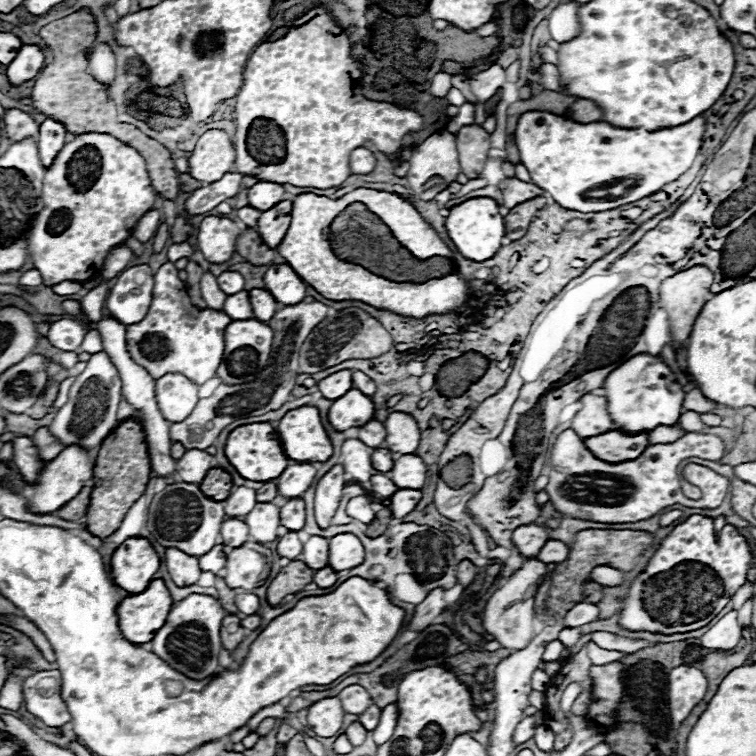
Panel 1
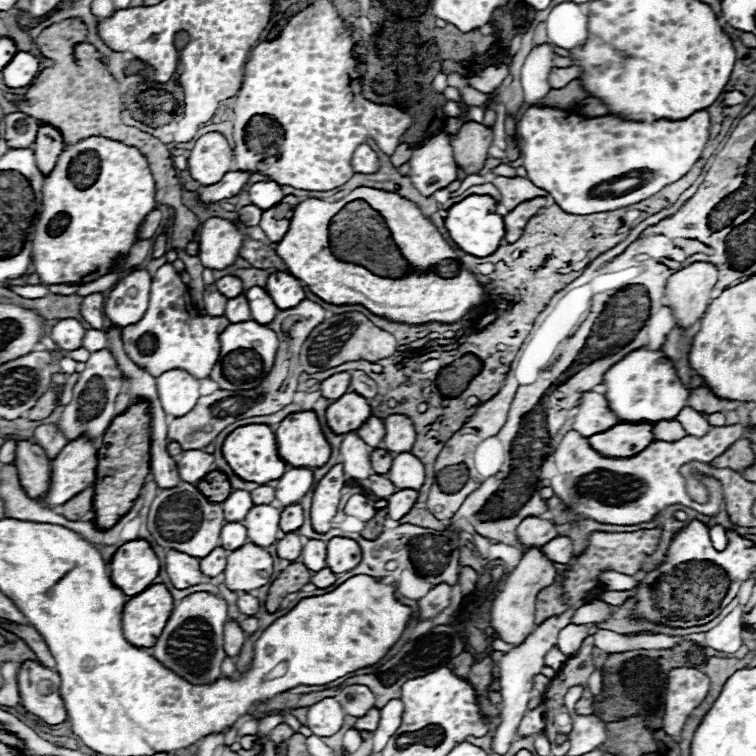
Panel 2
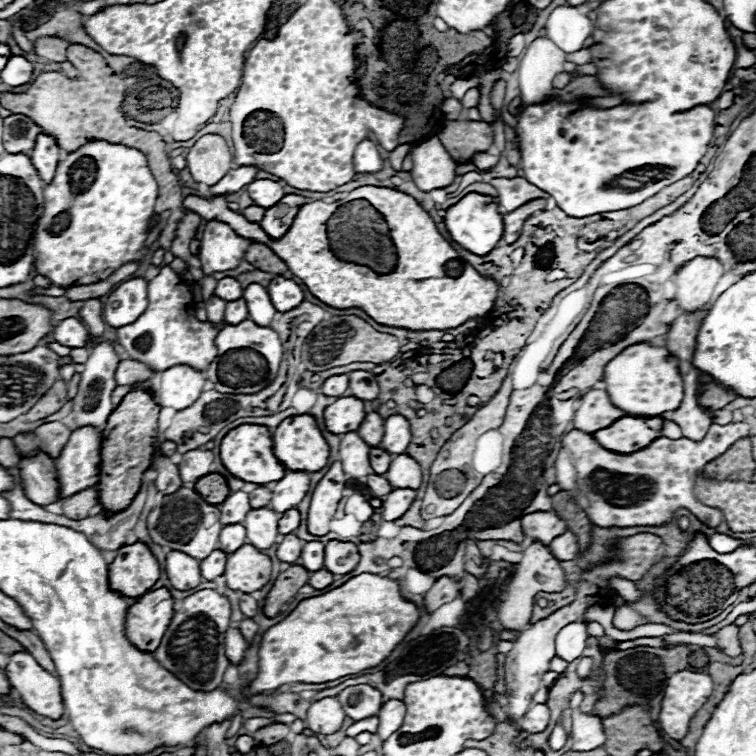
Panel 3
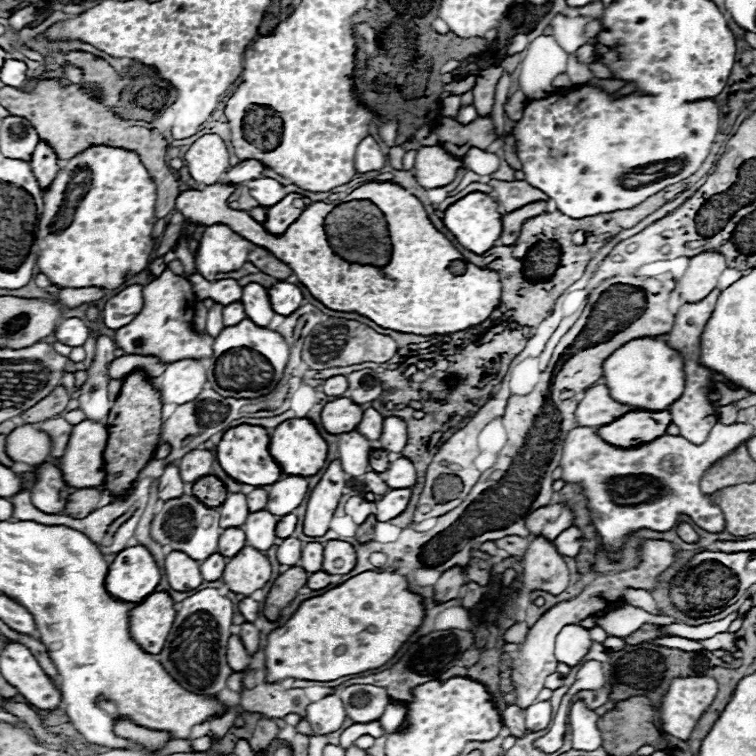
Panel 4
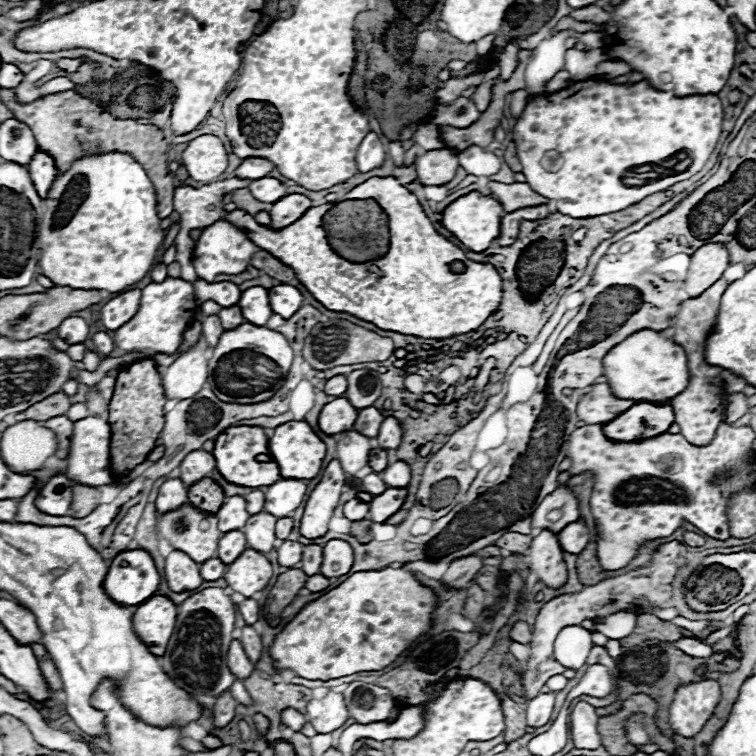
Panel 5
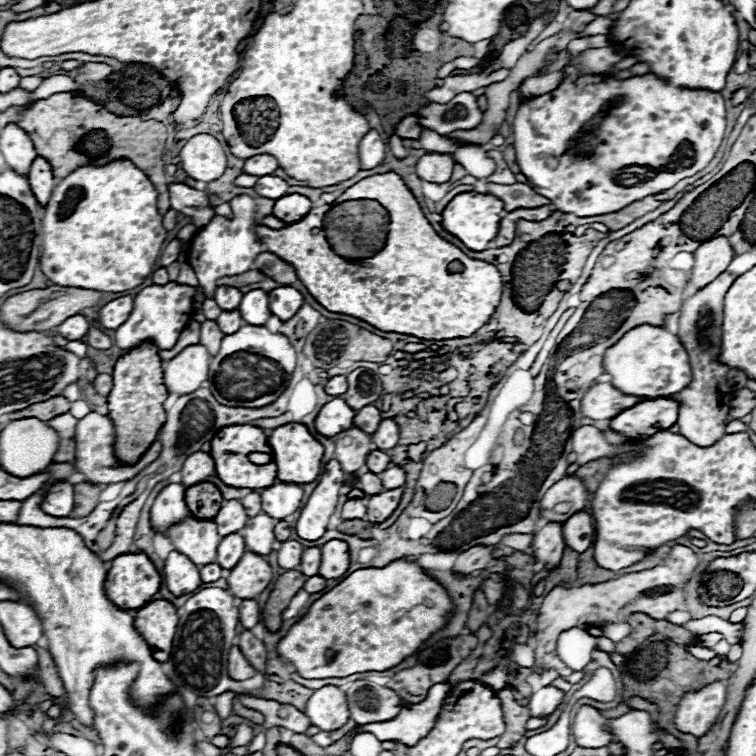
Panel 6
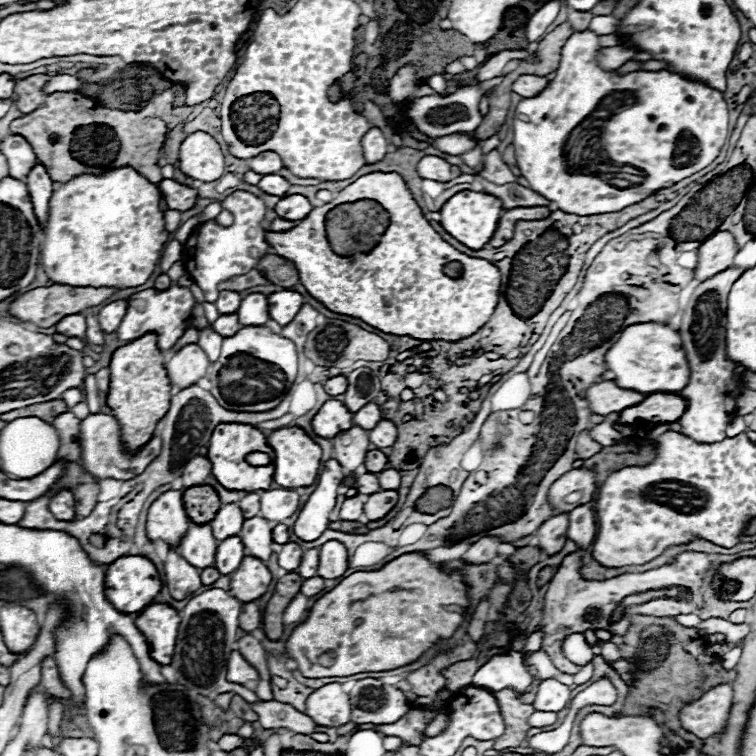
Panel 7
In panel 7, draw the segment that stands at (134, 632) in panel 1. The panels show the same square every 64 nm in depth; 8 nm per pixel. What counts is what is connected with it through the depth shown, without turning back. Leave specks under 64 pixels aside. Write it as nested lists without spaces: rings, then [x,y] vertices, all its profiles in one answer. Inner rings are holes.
[[[150,604],[138,614],[136,626],[148,642],[150,658],[162,666],[170,664],[180,628],[178,610],[168,604]]]

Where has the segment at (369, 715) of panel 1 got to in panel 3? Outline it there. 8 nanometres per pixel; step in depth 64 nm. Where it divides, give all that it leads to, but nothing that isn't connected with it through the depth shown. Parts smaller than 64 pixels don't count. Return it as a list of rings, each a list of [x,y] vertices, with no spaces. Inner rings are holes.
[[[372,716],[372,718],[366,718],[366,720],[354,722],[354,724],[346,730],[346,736],[354,738],[354,736],[358,736],[360,732],[370,732],[370,734],[376,734],[376,730],[378,730],[378,716]]]

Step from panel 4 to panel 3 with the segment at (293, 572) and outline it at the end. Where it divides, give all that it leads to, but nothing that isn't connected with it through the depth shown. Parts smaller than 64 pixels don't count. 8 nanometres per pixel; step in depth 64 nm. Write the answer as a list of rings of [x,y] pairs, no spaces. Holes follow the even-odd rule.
[[[292,564],[286,572],[282,572],[282,574],[276,578],[270,594],[266,596],[266,602],[264,602],[262,612],[264,612],[268,618],[274,618],[274,616],[280,612],[282,604],[288,602],[292,596],[296,596],[298,590],[300,590],[304,584],[308,584],[308,580],[310,580],[310,572],[306,572],[306,568],[302,568],[302,566],[298,566],[298,564]]]

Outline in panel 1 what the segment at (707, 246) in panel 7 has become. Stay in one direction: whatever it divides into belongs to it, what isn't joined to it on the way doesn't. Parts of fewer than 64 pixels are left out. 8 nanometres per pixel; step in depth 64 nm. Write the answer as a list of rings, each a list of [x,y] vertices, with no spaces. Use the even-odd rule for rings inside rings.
[[[694,266],[694,268],[688,268],[688,270],[676,272],[674,276],[666,278],[662,282],[662,286],[660,286],[660,304],[668,312],[668,318],[670,318],[670,324],[672,324],[670,334],[672,334],[672,342],[676,346],[682,346],[682,342],[692,332],[692,326],[694,326],[694,320],[698,318],[698,312],[708,302],[712,282],[714,282],[714,274],[706,266]]]

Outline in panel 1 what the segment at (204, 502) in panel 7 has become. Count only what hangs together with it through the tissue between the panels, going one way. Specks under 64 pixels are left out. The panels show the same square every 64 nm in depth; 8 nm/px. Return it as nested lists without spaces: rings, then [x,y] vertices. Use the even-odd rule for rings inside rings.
[[[212,468],[206,474],[206,480],[202,480],[200,490],[212,500],[218,500],[218,502],[226,500],[226,496],[230,496],[230,490],[232,490],[232,478],[222,468]]]

